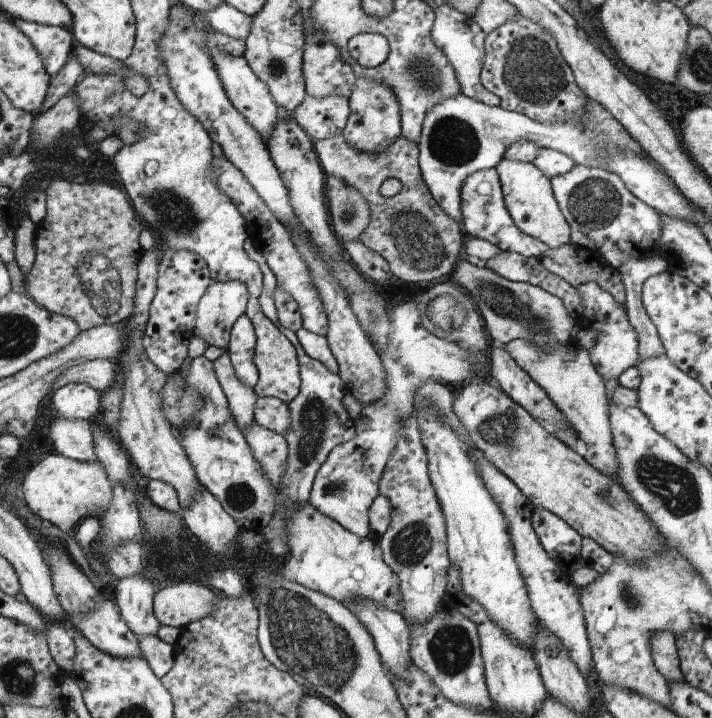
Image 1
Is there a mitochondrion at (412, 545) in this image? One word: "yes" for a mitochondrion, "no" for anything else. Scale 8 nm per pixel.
yes

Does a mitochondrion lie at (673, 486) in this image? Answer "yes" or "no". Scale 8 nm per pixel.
yes

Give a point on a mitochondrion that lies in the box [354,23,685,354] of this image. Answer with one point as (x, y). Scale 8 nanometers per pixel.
(531, 71)

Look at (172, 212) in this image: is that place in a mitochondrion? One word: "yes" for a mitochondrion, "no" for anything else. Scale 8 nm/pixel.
yes

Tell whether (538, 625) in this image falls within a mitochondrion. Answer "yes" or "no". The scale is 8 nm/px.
no

